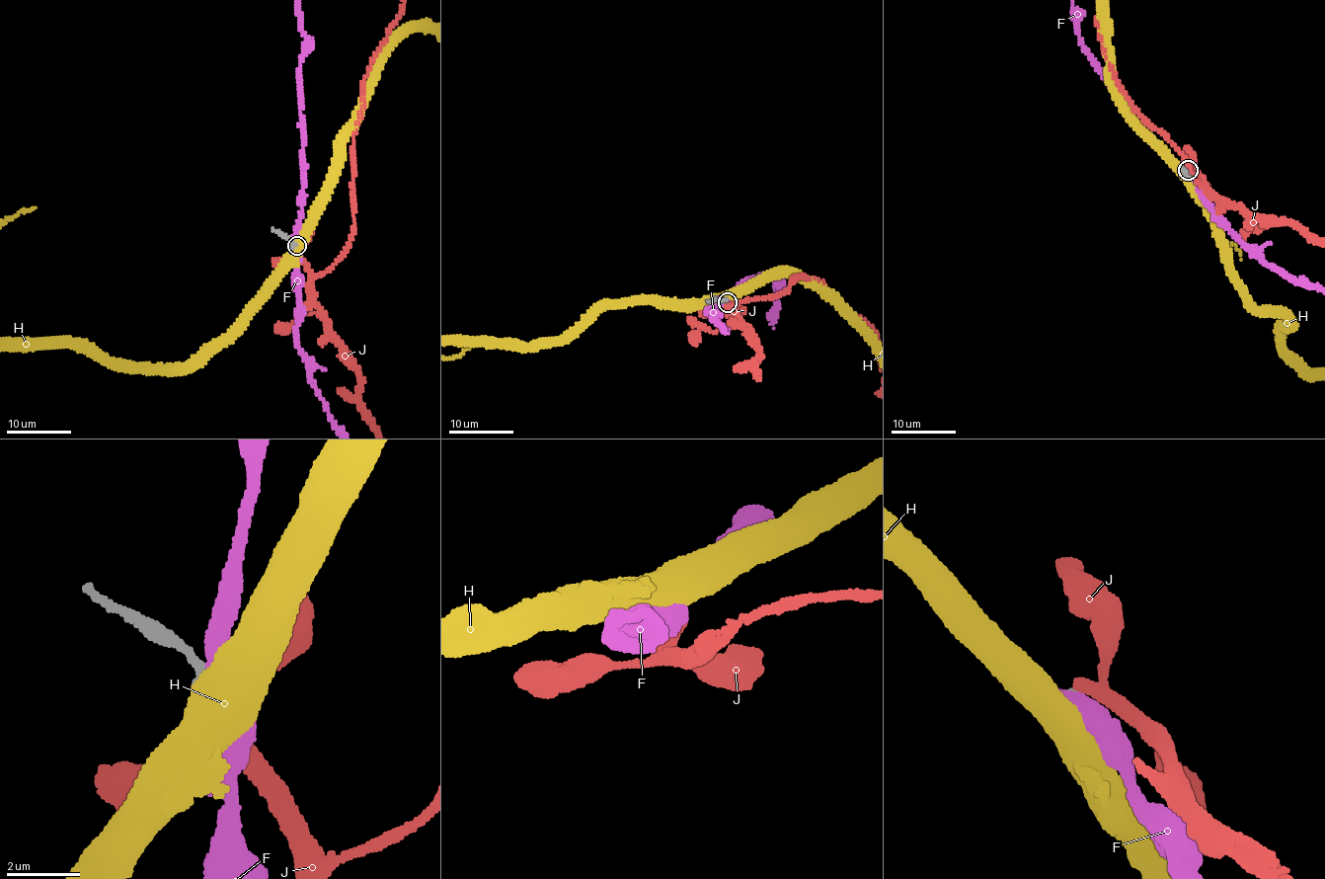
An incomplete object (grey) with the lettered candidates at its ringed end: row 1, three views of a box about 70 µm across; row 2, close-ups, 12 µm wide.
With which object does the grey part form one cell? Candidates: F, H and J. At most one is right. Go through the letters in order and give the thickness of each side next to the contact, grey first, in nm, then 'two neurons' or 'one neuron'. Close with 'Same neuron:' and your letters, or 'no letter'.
F: 180 nm thick on the grey side, 500 nm on the other; two neurons
H: 130 nm thick on the grey side, 750 nm on the other; two neurons
J: 130 nm thick on the grey side, 400 nm on the other; two neurons
Same neuron: no letter

